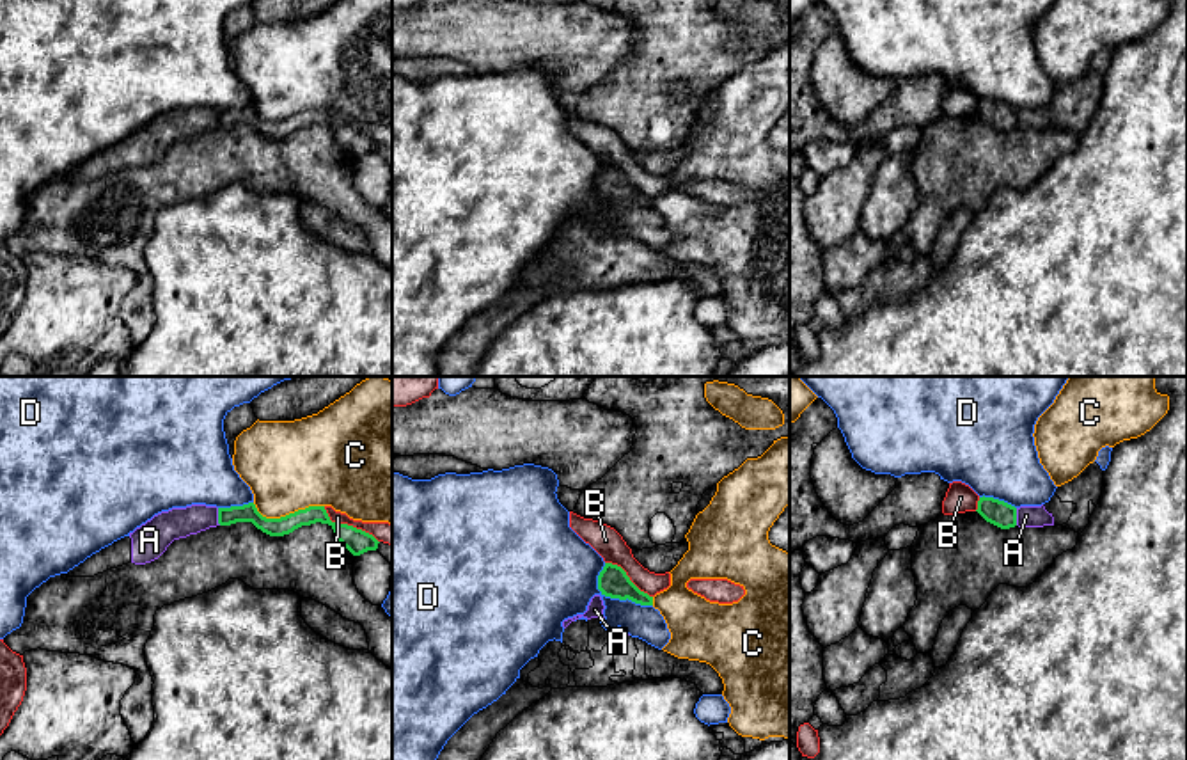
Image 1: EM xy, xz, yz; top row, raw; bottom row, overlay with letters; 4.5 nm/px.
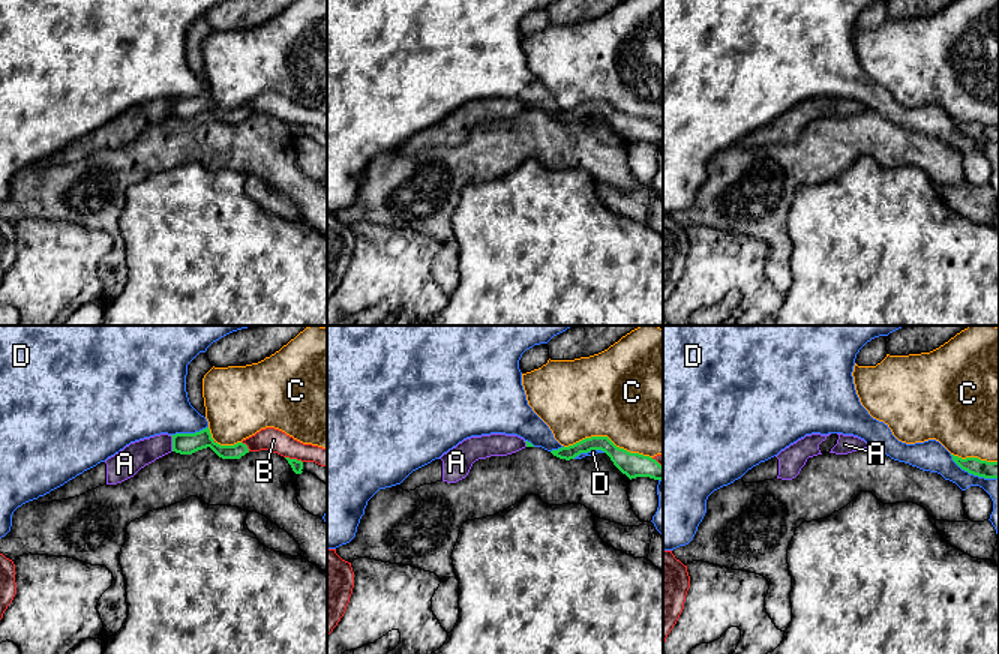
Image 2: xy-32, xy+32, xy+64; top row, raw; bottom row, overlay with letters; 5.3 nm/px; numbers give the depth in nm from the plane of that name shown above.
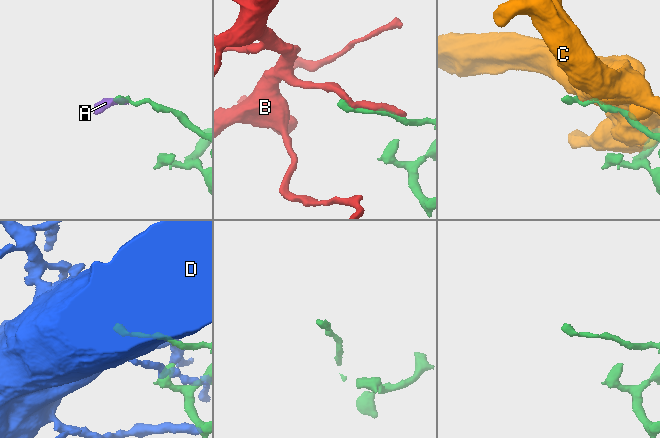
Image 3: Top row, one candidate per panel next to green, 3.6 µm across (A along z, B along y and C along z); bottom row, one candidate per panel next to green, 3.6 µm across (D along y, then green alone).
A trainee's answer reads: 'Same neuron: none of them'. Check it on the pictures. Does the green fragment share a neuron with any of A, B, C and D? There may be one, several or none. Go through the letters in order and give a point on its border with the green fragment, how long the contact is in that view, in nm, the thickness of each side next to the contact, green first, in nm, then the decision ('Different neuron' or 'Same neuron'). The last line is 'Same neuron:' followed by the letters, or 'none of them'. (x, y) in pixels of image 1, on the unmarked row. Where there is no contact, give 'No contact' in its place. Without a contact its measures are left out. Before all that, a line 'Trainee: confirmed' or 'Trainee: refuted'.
Trainee: confirmed
A: Touches green at xy (219, 119). Shared border 80 nm. Thickness 80 nm (green) against 140 nm. Different neuron
B: Touches green at xy (346, 126). Shared border 300 nm. Thickness 110 nm (green) against 100 nm. Different neuron
C: Touches green at xy (288, 118). Shared border 320 nm. Thickness 80 nm (green) against 400 nm. Different neuron
D: Touches green at xz (613, 199). Shared border 300 nm. Thickness 140 nm (green) against 340 nm. Different neuron
Same neuron: none of them

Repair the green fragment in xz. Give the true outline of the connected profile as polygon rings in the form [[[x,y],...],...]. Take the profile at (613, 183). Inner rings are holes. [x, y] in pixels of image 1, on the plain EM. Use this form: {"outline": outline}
{"outline": [[[605,165],[598,178],[598,192],[601,197],[619,202],[632,202],[641,208],[653,208],[653,199],[641,194],[626,178],[626,174],[612,165]]]}

